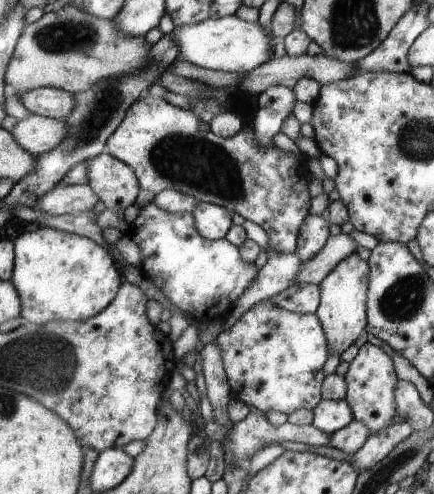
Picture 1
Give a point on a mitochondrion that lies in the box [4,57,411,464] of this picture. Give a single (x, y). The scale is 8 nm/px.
(191, 162)

